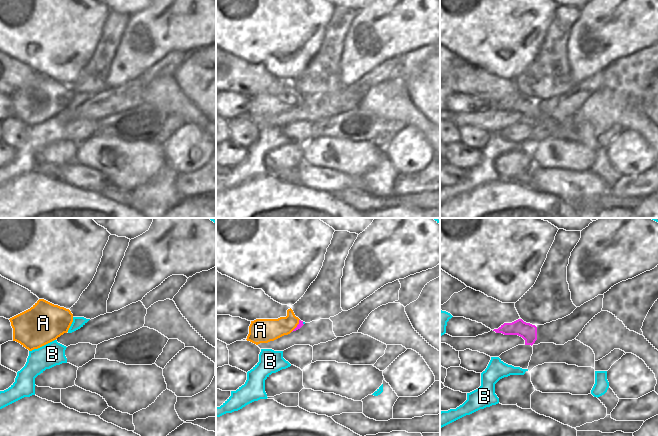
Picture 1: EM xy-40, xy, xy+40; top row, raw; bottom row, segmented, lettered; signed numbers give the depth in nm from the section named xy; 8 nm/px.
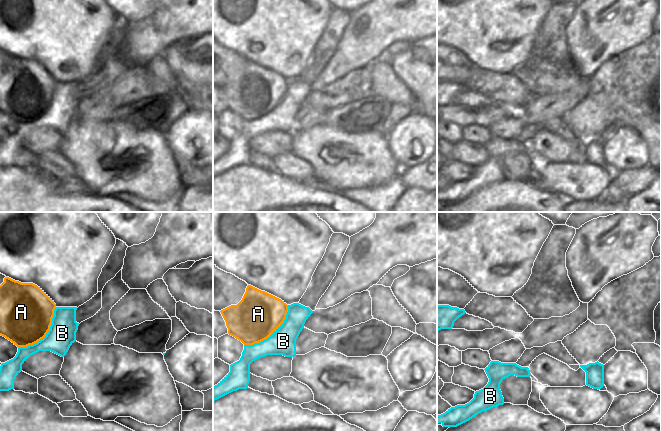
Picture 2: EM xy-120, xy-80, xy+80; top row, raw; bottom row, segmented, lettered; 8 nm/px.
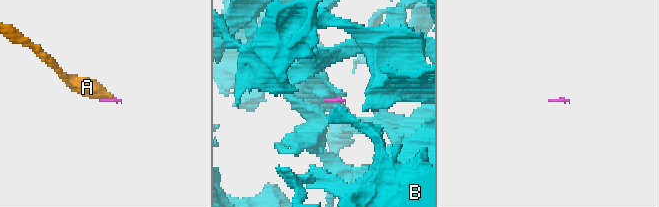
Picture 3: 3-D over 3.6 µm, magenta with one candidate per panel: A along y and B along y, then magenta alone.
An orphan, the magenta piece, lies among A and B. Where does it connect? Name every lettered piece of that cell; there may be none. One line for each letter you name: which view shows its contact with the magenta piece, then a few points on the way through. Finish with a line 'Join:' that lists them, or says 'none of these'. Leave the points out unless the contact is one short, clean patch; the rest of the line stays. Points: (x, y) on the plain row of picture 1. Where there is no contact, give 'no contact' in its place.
A: contact in xy; way xy (300, 100), (297, 101), (284, 101), (267, 106)
Join: A

